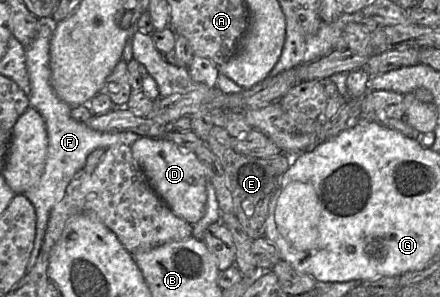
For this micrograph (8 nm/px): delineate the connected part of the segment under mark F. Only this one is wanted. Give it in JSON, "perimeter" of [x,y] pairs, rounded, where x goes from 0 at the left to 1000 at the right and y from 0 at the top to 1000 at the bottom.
{"perimeter":[[[116,54],[89,61],[84,114],[70,148],[57,158],[59,226],[68,269],[66,354],[95,391],[109,458],[105,545],[91,606],[80,630],[52,650],[75,687],[82,714],[82,791],[59,896],[59,923],[75,906],[84,879],[118,700],[143,670],[157,616],[173,582],[191,566],[200,522],[218,502],[241,505],[259,488],[295,495],[316,465],[302,444],[223,444],[205,434],[193,414],[161,397],[164,364],[130,327],[116,286],[114,141],[125,84],[127,74]]]}

